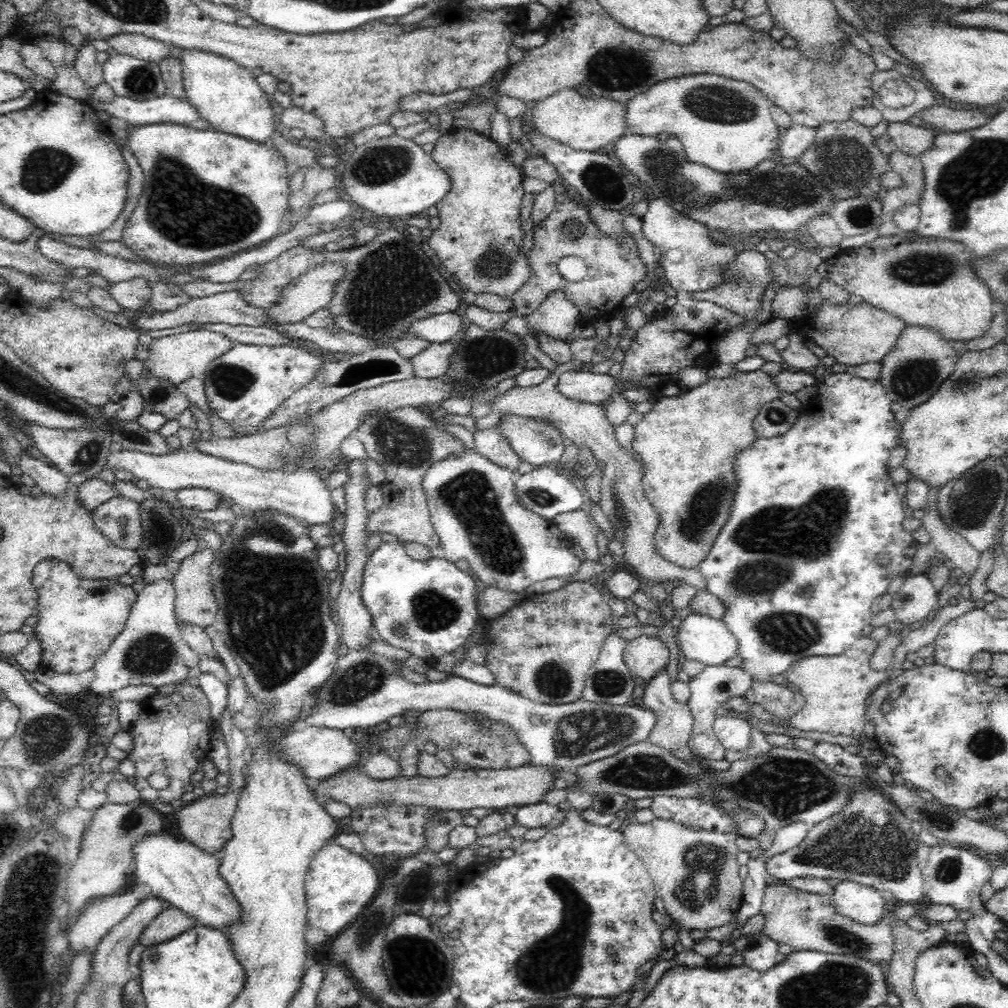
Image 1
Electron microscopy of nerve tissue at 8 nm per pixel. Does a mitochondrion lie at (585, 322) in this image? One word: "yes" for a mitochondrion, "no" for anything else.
no

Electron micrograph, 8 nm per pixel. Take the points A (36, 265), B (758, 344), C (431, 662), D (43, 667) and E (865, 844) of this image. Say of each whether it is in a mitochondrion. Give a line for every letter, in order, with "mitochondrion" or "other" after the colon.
A: other
B: other
C: other
D: other
E: mitochondrion

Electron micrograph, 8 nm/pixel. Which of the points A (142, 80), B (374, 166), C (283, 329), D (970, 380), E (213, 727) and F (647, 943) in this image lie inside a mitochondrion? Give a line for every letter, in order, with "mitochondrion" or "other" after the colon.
A: mitochondrion
B: mitochondrion
C: other
D: mitochondrion
E: other
F: other

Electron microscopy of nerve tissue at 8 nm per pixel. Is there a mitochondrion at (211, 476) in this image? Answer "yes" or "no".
no

